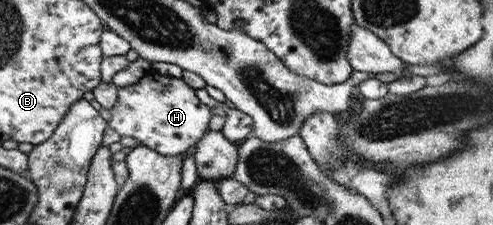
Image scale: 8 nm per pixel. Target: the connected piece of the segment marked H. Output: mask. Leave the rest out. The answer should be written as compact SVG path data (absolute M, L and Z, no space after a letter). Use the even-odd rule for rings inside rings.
M150 70L136 84L117 88L117 99L110 108L107 126L119 136L130 136L140 145L160 153L177 156L200 140L210 120L209 108L202 104L181 78L161 75Z

